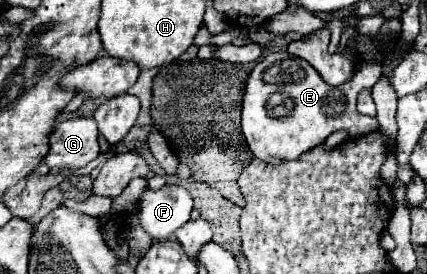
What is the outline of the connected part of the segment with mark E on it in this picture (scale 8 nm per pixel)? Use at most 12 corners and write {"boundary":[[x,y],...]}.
{"boundary":[[265,53],[241,127],[265,163],[297,159],[333,131],[375,131],[355,101],[379,77],[361,63],[331,87],[305,59]]}

